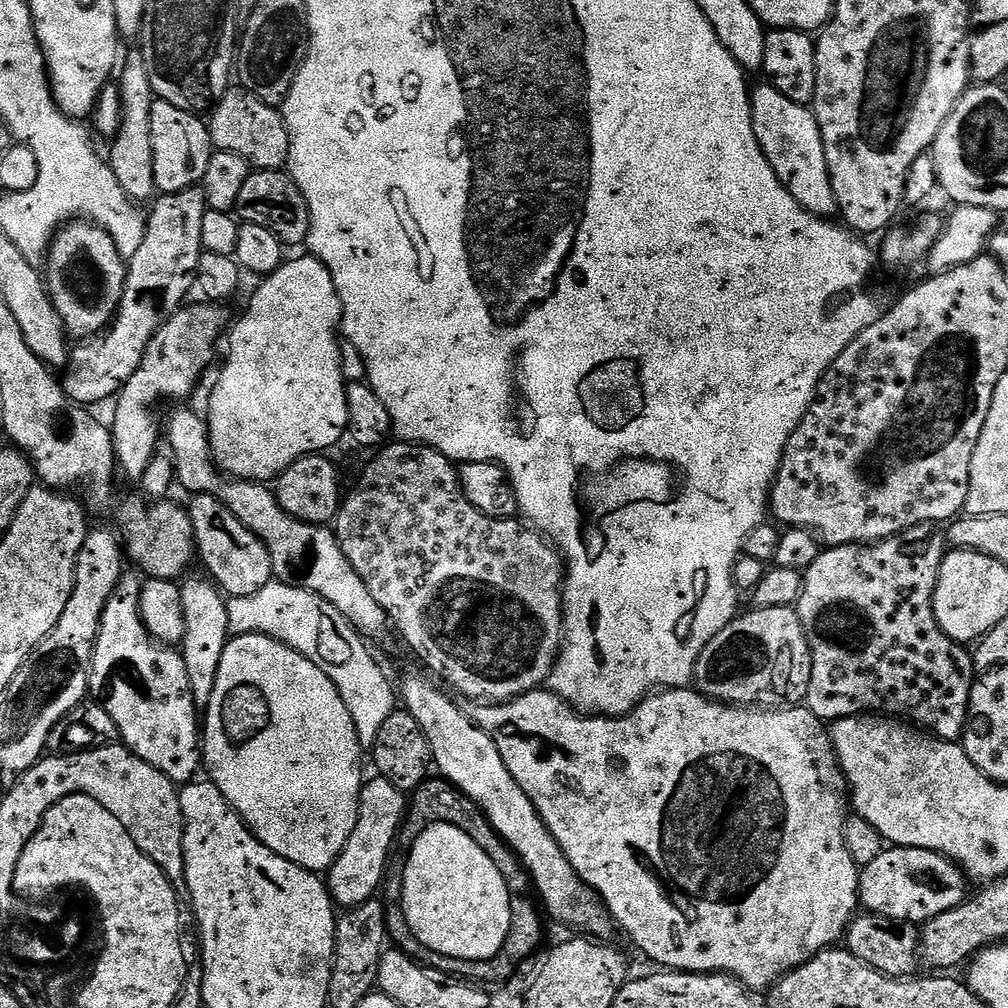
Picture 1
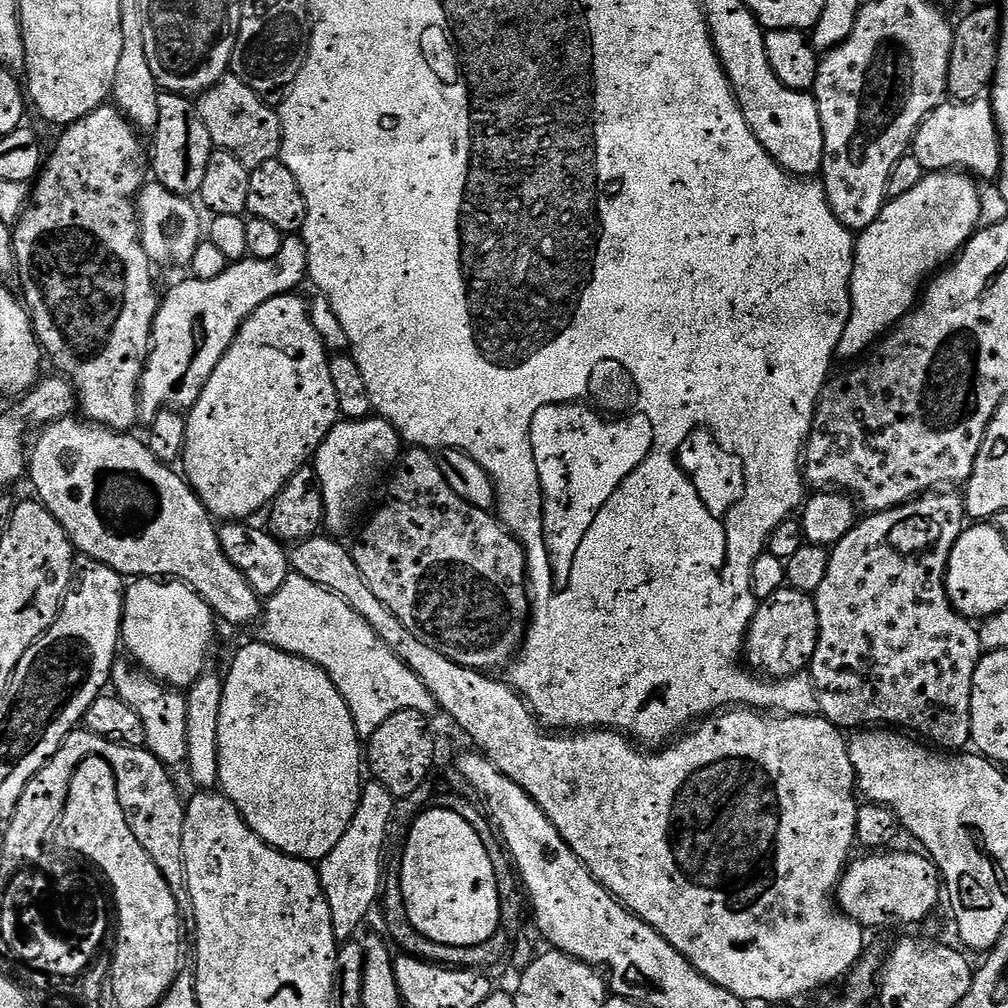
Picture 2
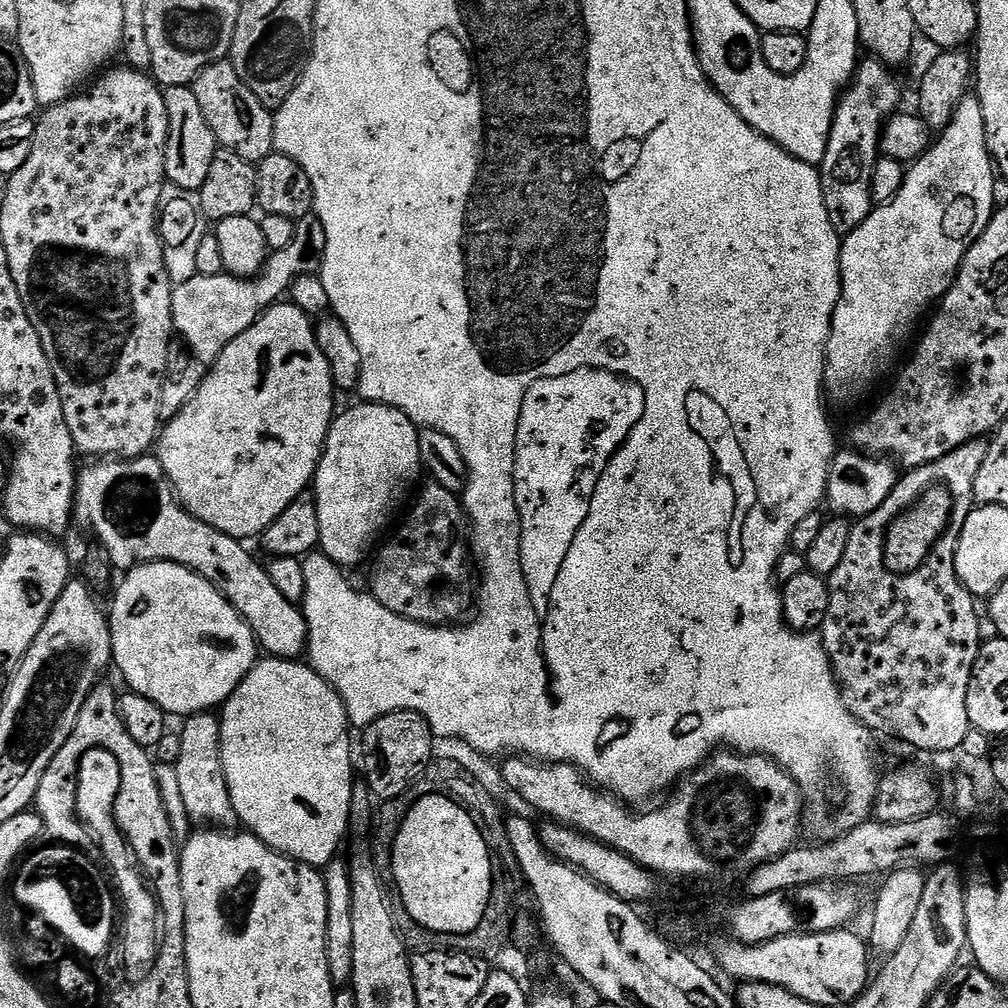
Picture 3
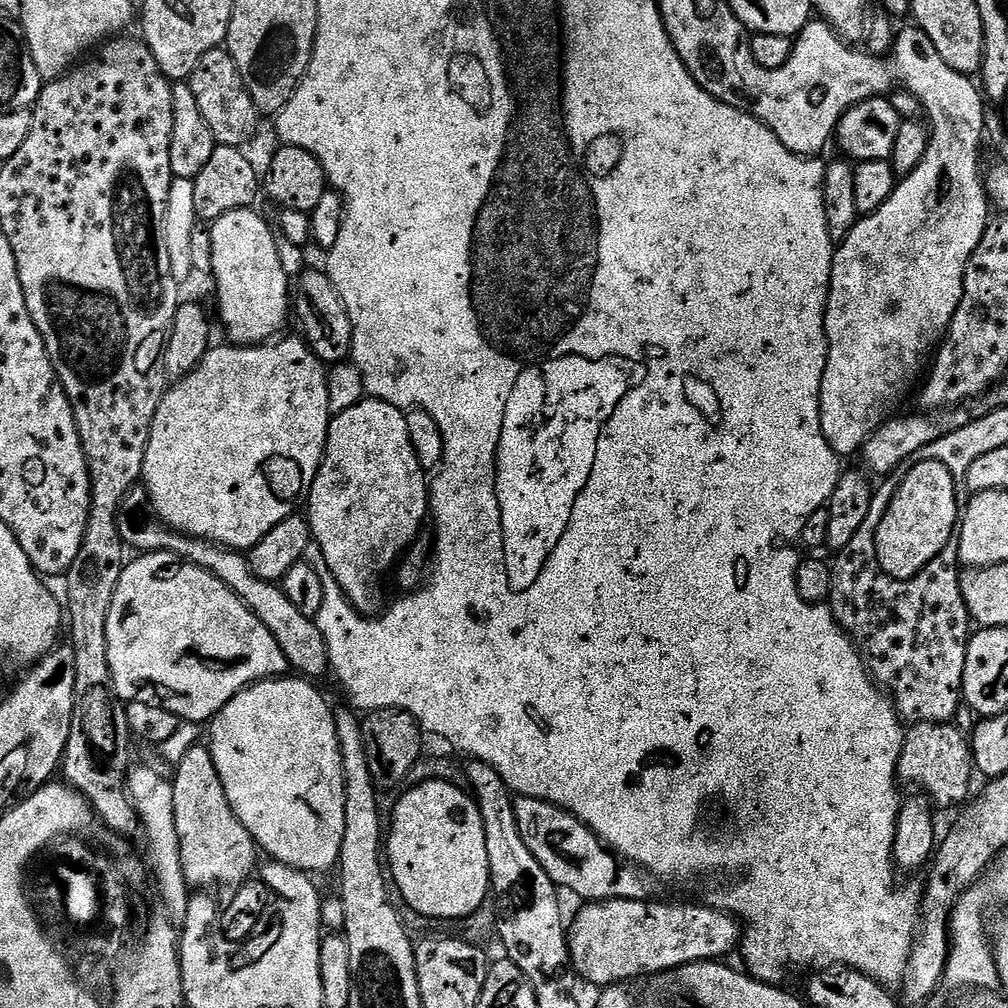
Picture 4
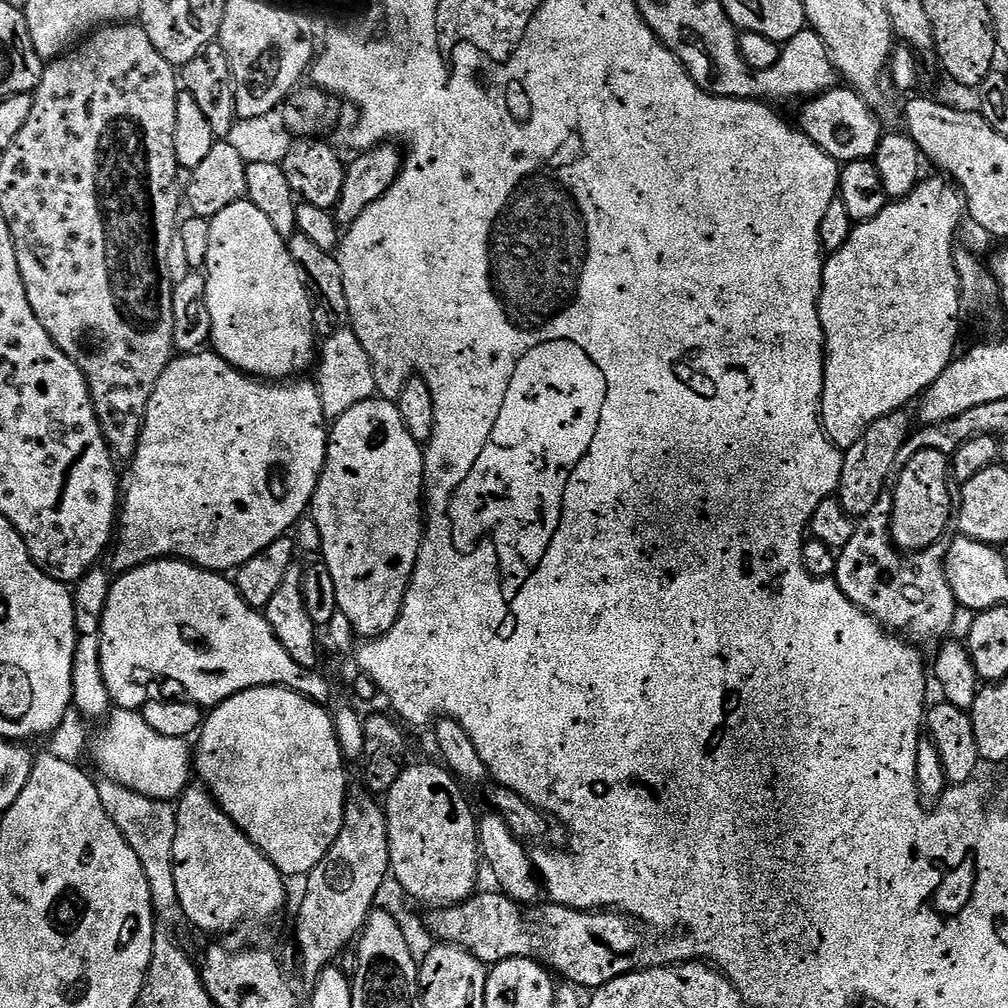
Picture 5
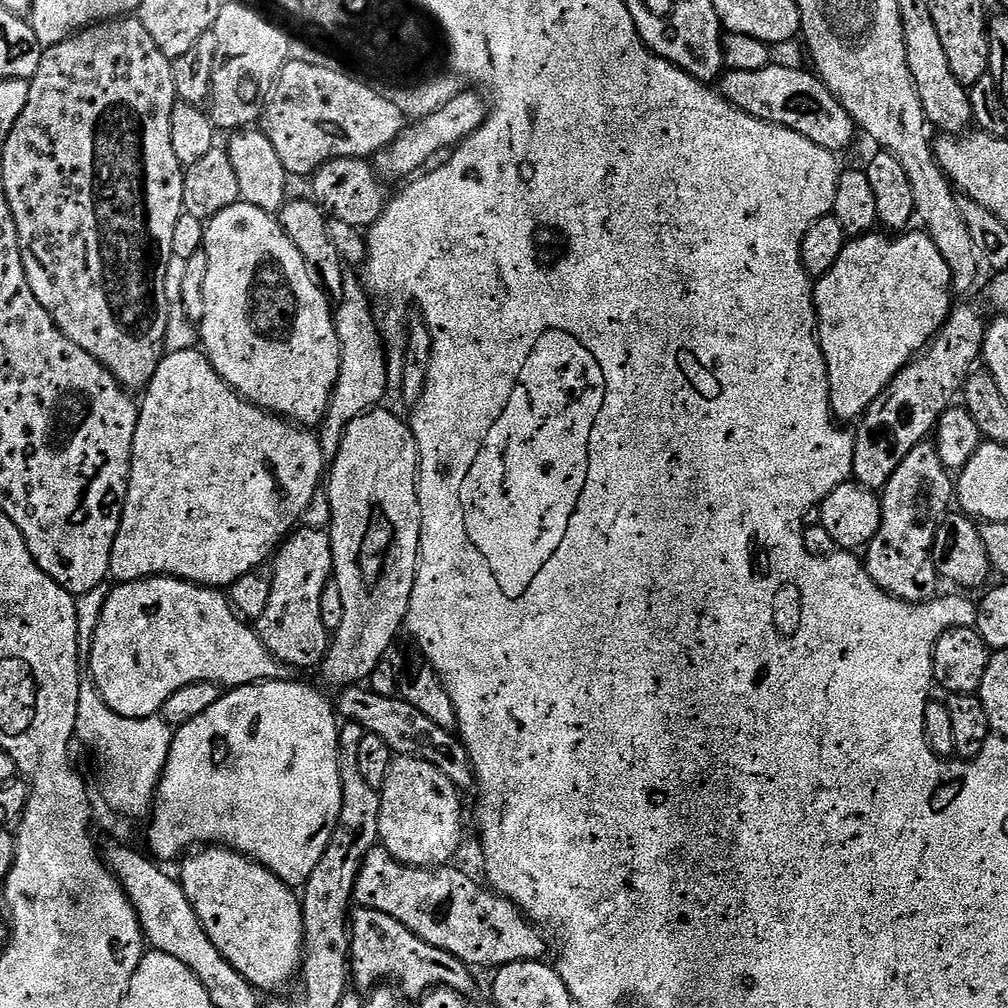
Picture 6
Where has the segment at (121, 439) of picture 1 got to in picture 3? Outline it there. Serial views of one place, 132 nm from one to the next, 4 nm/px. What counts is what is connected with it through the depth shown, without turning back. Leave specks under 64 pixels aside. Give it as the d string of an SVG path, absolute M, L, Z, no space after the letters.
M309 214L295 221L295 226L290 246L281 252L272 252L255 276L196 275L190 278L190 282L173 287L172 327L179 339L181 336L201 356L201 361L215 361L224 347L255 324L260 314L277 303L299 276L319 273L320 263L326 254L326 232L322 230L322 222L315 214Z

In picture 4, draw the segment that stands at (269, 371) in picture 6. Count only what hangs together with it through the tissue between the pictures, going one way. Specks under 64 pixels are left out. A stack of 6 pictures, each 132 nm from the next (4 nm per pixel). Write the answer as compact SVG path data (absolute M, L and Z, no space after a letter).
M239 208L230 214L222 214L222 218L211 221L210 231L212 233L212 245L214 246L214 266L212 267L211 279L216 279L216 300L220 303L220 320L224 323L224 332L229 336L231 343L236 346L255 346L261 342L271 341L273 338L279 337L285 331L284 323L288 320L288 312L290 316L290 304L288 308L288 284L290 277L282 268L281 259L278 256L278 246L276 245L277 233L256 213L252 208Z

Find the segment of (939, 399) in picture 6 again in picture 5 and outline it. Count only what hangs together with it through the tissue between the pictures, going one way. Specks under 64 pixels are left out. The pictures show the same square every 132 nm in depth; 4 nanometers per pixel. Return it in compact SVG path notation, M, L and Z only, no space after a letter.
M901 410L878 418L878 422L868 427L866 434L862 434L862 438L858 438L858 442L854 442L854 446L850 446L844 452L838 498L846 514L854 518L870 514L880 495L889 487L888 476L891 477L894 473L894 457L898 454L898 450L902 450L914 428L908 414L907 411Z

